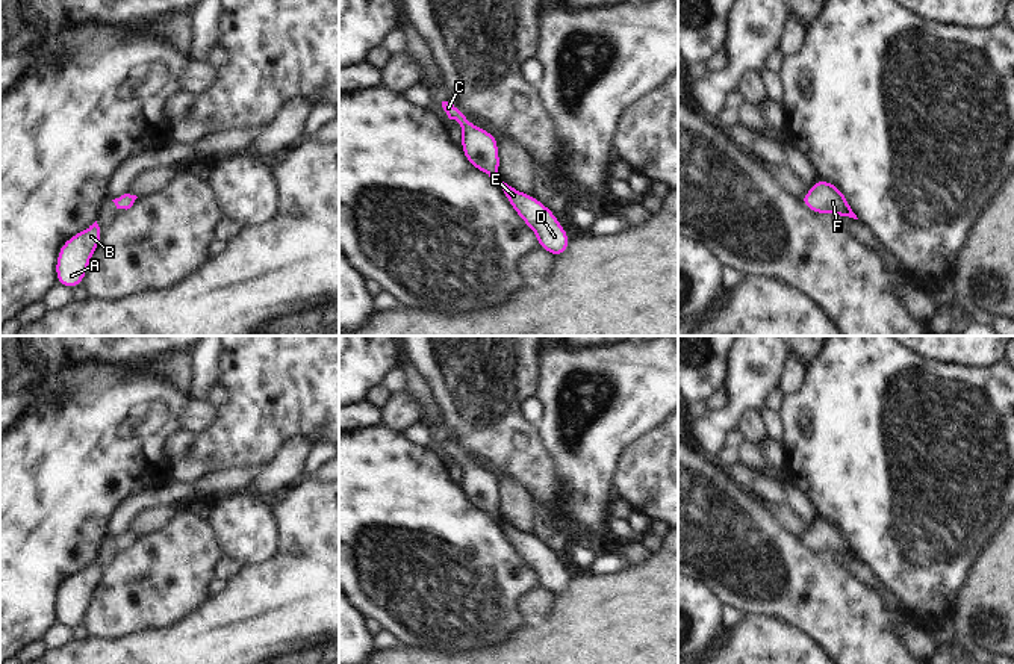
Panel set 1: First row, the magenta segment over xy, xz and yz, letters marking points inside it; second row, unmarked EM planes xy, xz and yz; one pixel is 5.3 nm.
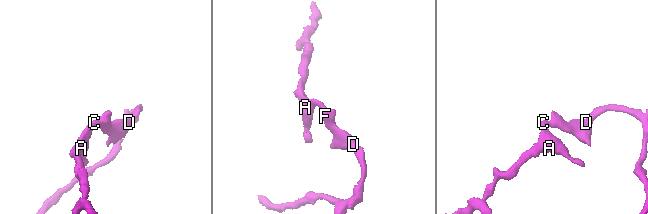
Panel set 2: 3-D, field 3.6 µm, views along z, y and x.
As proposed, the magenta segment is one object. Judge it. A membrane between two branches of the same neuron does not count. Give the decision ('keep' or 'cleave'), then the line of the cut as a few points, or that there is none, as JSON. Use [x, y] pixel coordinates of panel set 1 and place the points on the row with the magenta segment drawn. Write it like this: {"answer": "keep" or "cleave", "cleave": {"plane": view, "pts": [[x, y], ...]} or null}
{"answer": "keep", "cleave": null}

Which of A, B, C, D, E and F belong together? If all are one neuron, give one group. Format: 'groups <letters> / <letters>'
groups A B C D E F

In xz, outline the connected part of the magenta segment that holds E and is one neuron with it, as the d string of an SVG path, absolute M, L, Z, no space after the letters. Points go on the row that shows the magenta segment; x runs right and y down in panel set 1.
M504 182L501 188L519 218L536 233L539 248L554 257L563 256L571 239L555 213L530 194L524 194Z

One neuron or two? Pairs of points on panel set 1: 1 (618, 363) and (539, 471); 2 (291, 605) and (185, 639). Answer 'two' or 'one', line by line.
1: two
2: one

